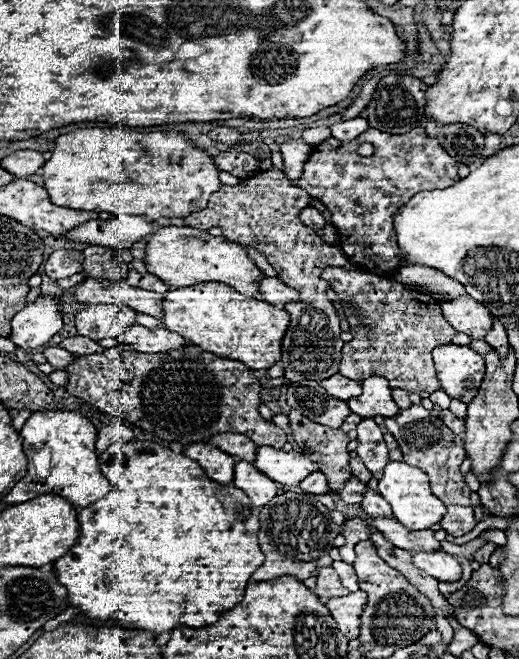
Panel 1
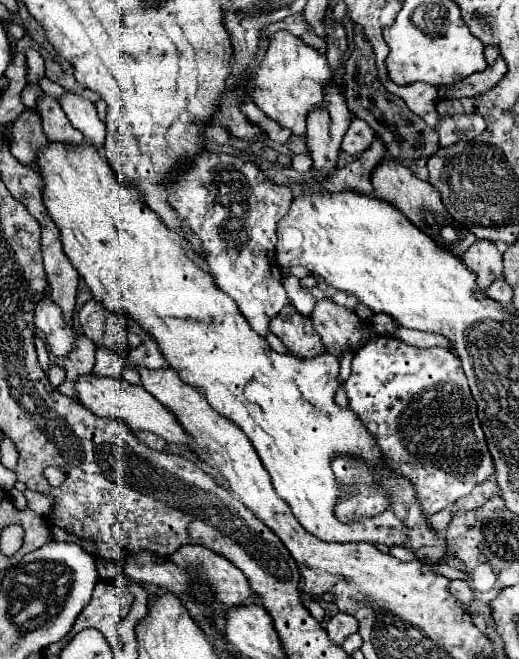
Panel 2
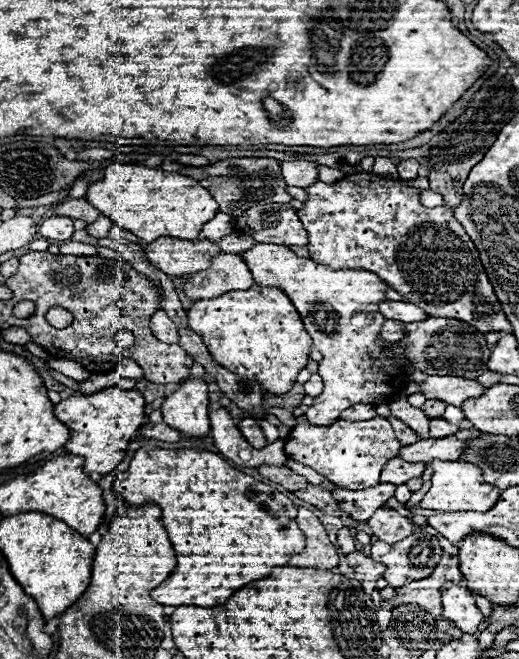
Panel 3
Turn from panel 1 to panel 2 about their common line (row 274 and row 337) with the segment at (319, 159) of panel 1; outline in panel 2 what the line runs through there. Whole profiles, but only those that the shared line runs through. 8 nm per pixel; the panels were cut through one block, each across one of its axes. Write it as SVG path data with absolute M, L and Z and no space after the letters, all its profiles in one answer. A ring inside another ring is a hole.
M378 336L364 344L352 360L352 374L344 382L350 410L368 426L390 468L406 476L418 492L426 514L436 514L472 488L494 476L494 462L476 414L460 360L446 348L414 348L394 336ZM430 418L430 424L422 420ZM436 430L434 434L428 434ZM410 462L412 466L400 466Z

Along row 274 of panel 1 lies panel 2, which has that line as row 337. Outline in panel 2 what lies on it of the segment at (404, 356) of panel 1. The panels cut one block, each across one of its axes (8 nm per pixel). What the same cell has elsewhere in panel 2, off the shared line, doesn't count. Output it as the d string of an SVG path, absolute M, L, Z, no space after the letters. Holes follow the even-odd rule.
M318 300L310 318L326 350L338 360L346 350L356 352L362 344L370 342L370 338L362 338L362 334L366 334L366 322L362 322L354 310L342 308L332 300Z

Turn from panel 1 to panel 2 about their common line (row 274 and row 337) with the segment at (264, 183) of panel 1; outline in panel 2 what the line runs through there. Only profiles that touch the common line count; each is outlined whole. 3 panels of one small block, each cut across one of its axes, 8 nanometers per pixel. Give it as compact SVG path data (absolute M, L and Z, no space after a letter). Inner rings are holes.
M286 304L282 312L270 322L272 334L276 334L294 356L314 358L326 352L320 336L312 328L310 316L300 314L294 304Z

